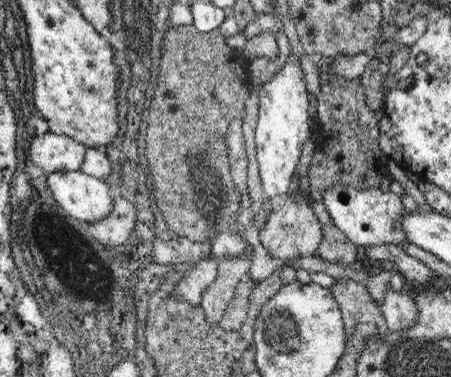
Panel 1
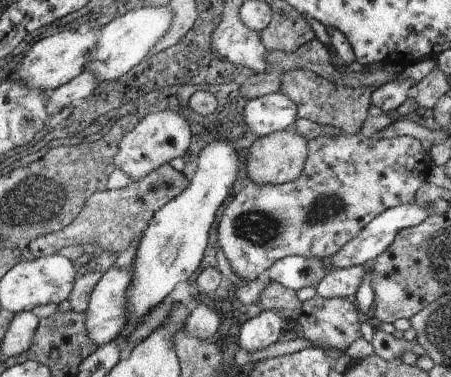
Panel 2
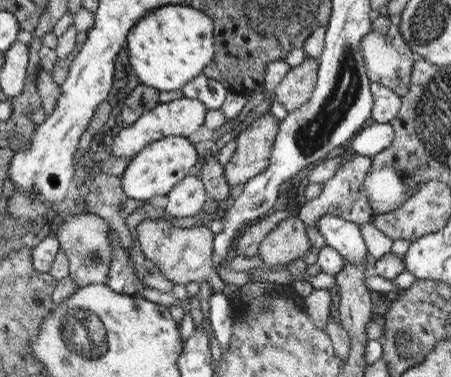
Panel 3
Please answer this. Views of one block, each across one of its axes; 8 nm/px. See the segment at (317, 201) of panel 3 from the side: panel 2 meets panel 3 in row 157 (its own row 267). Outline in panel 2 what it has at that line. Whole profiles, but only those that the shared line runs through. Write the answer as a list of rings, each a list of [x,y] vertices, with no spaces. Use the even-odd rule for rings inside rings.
[[[353,266],[353,268],[341,268],[327,274],[325,280],[321,280],[315,290],[317,296],[321,296],[323,300],[331,300],[331,298],[341,298],[353,300],[353,294],[359,290],[359,284],[363,280],[365,268],[363,266]]]

